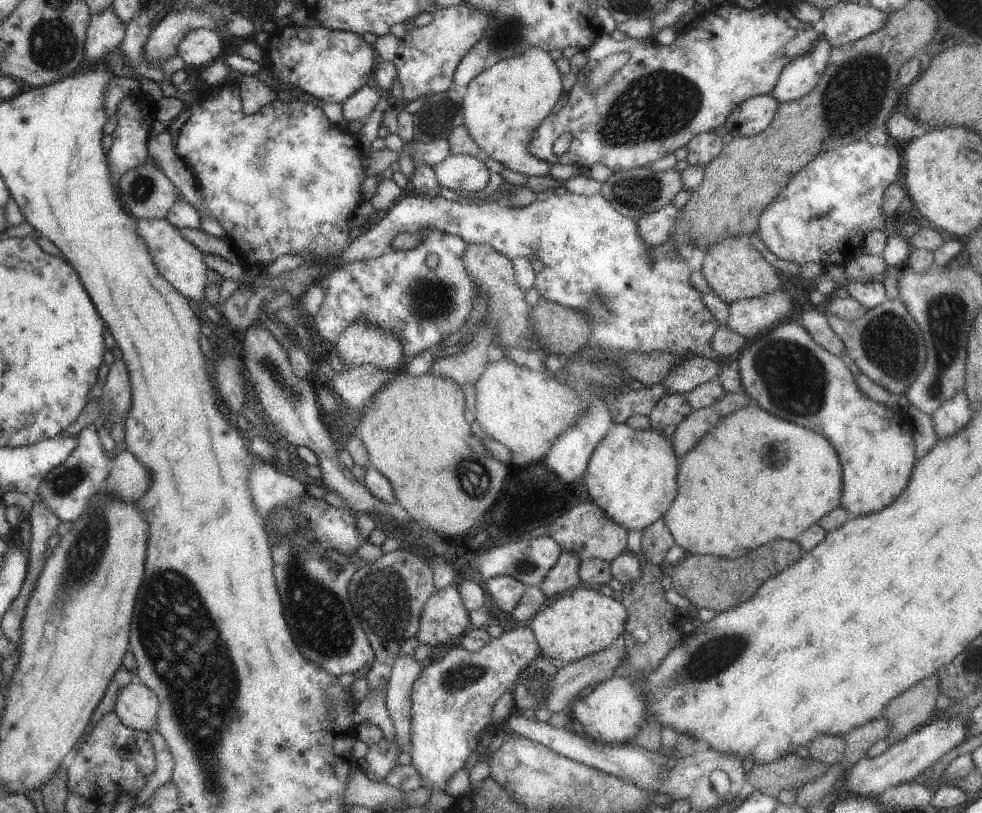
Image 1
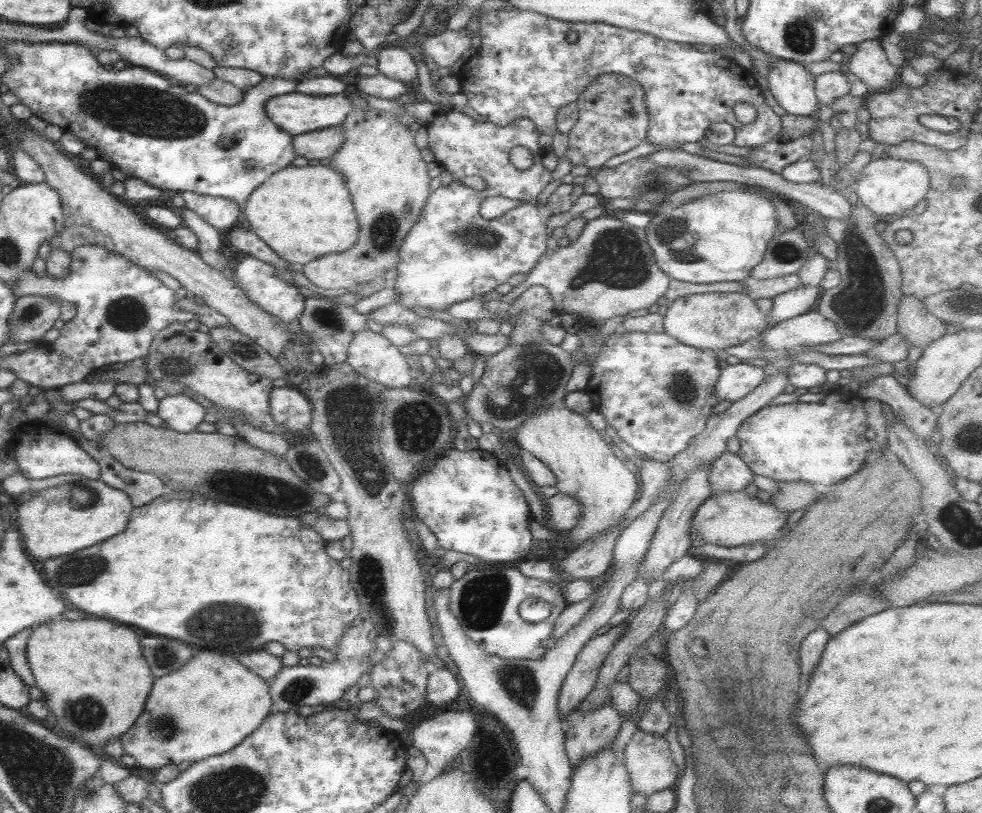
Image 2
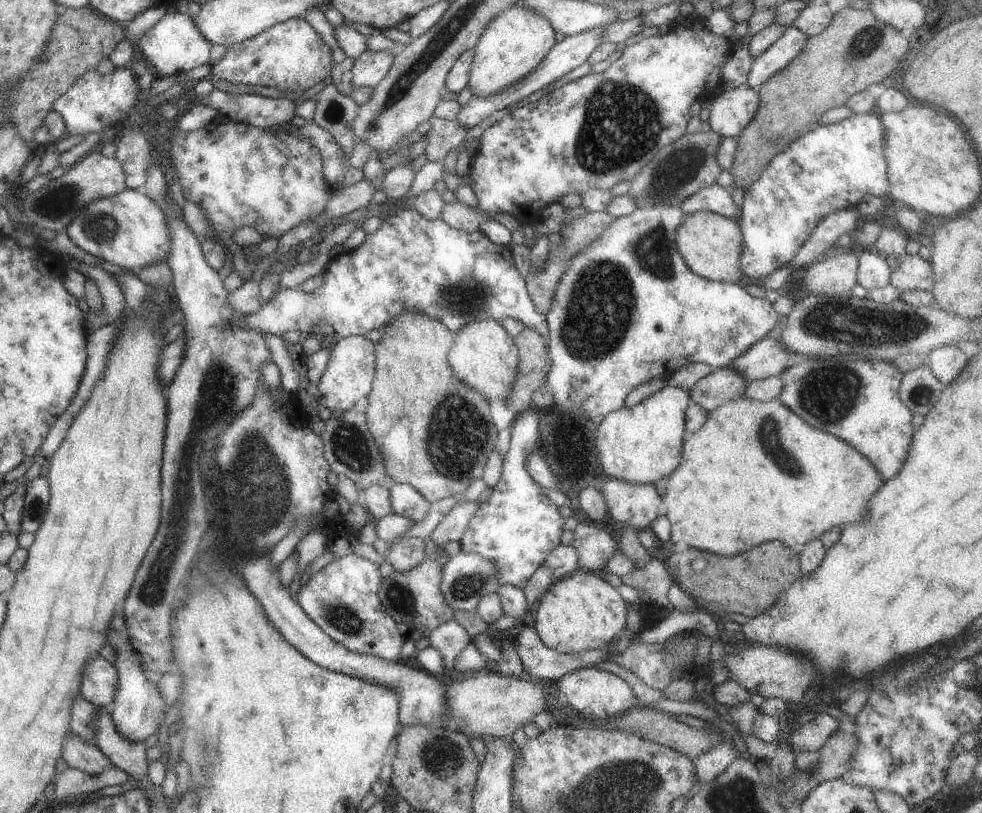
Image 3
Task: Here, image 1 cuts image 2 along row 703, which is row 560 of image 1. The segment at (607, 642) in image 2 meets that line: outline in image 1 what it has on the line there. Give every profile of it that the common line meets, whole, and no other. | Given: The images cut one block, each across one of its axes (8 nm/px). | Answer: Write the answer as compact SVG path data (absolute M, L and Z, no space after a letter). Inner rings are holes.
M564 552L560 555L558 562L548 571L540 590L544 592L546 598L552 598L556 594L568 592L572 588L581 584L578 578L578 568L580 568L581 558L574 552Z

